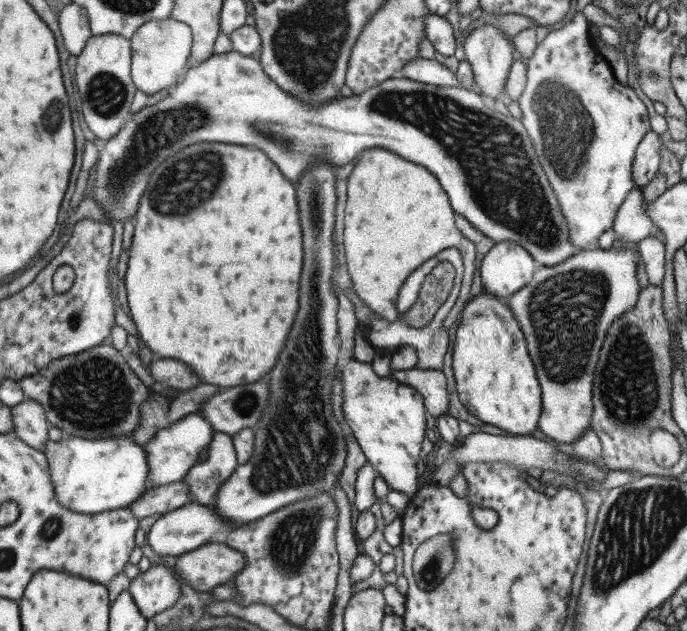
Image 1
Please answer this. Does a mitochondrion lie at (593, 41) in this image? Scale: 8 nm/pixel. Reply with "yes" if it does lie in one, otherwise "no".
no

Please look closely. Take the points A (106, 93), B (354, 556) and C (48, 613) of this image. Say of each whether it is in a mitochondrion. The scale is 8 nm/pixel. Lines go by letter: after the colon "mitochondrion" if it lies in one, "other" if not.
A: mitochondrion
B: other
C: other

